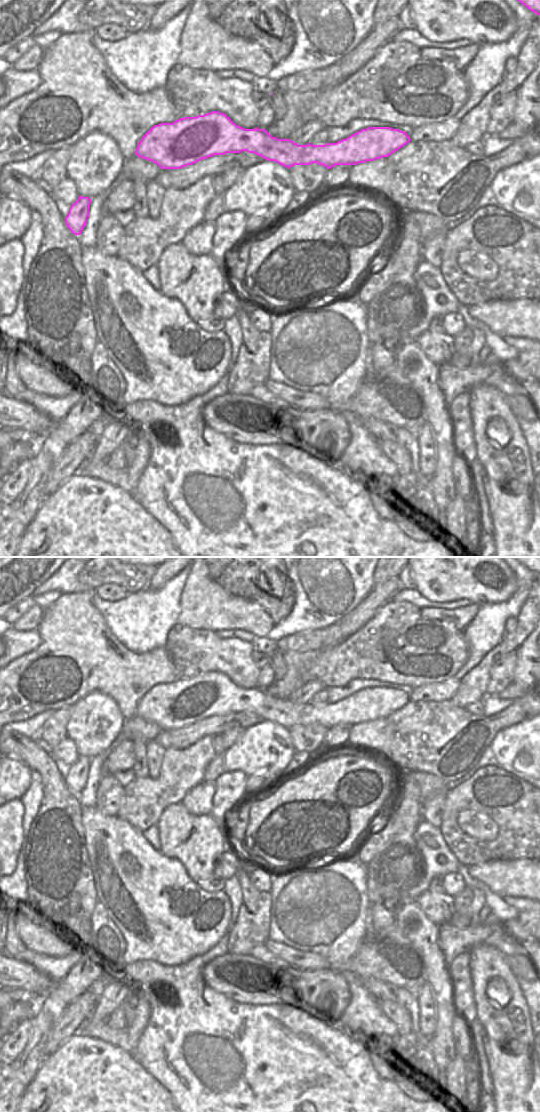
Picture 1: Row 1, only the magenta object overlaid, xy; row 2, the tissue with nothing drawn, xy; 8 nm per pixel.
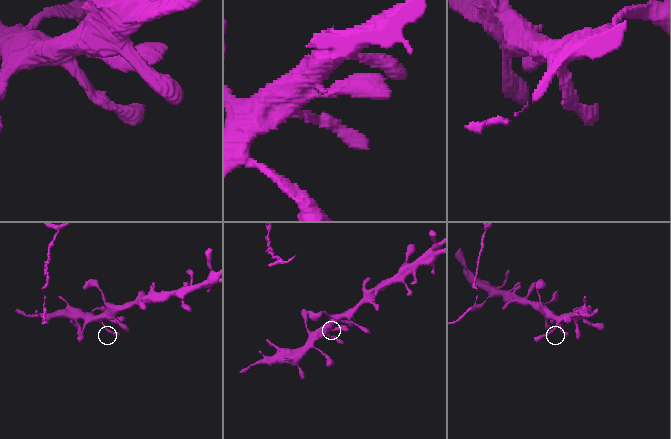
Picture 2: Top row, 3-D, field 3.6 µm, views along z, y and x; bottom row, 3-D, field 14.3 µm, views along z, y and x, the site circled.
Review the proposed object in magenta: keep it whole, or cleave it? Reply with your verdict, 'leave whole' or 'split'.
leave whole

